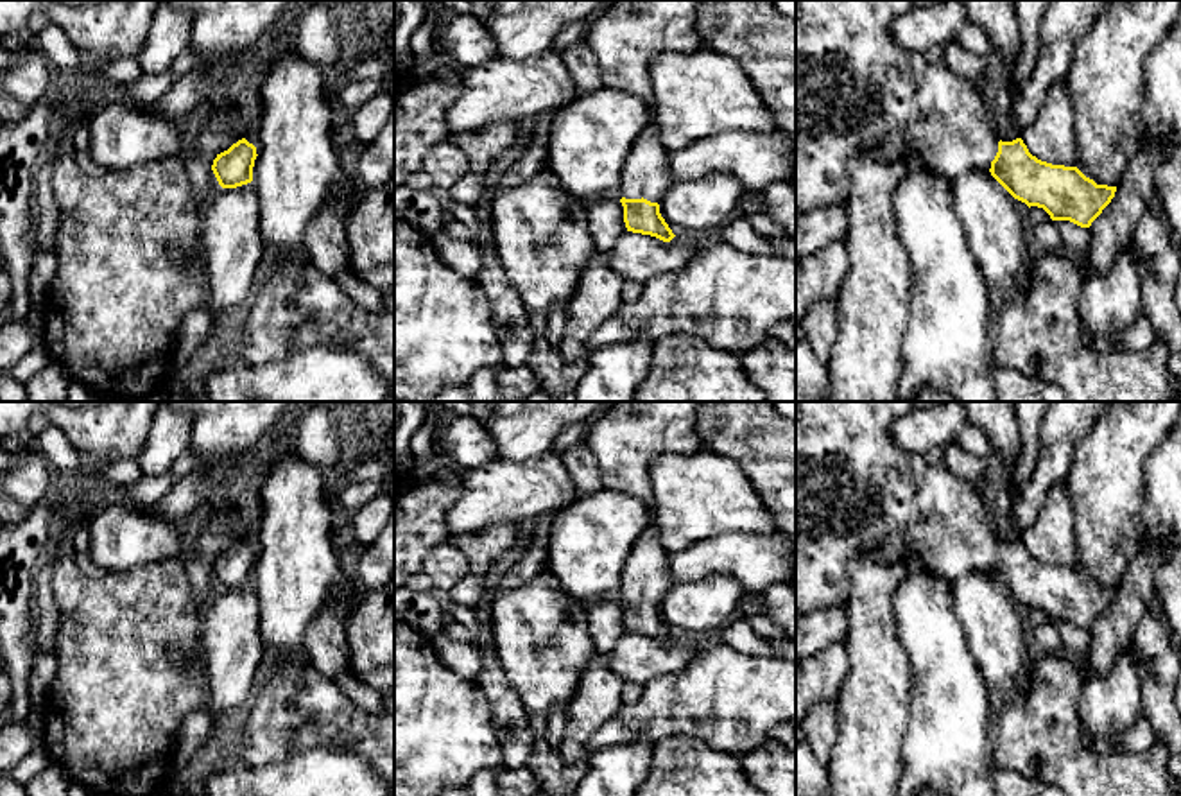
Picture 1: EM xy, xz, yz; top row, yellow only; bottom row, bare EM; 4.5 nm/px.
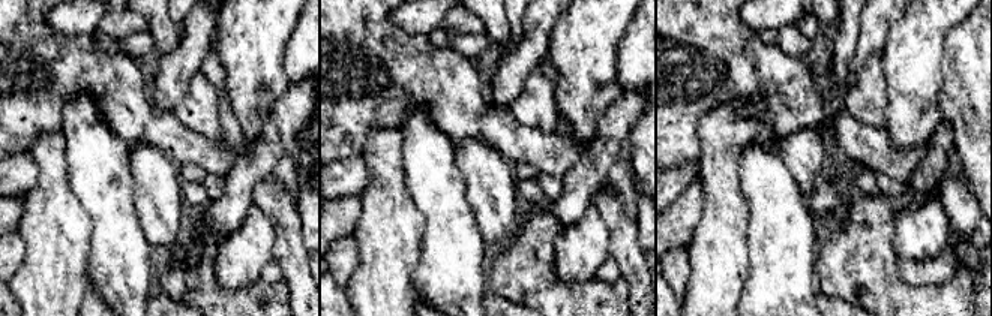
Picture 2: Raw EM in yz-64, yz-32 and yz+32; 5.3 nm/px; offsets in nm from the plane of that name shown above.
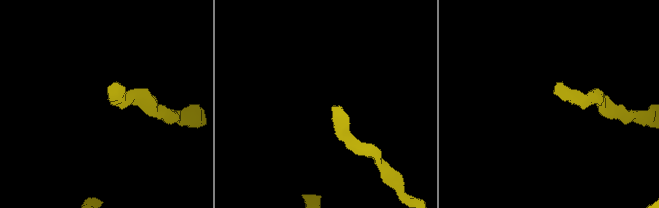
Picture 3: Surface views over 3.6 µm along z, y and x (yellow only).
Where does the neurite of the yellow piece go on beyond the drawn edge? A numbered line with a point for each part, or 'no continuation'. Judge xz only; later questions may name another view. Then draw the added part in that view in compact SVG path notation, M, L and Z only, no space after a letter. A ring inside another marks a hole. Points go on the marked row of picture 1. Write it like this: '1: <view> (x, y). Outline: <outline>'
1: xz (646, 173). Outline: M651 122L634 142L620 172L620 192L625 199L661 201L674 185L670 176L670 151L659 142L658 129Z

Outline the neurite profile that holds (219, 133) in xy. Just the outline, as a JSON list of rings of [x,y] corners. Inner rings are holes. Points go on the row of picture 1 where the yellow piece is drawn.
[[[213,115],[195,142],[186,147],[188,154],[183,158],[183,163],[190,177],[190,195],[201,210],[210,203],[215,192],[211,181],[213,160],[228,151],[235,140],[233,120],[228,115]]]

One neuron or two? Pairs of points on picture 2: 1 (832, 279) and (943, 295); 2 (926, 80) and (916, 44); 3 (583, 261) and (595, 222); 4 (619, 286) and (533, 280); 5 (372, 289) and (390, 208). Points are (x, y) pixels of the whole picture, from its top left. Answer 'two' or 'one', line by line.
1: one
2: one
3: one
4: one
5: one

